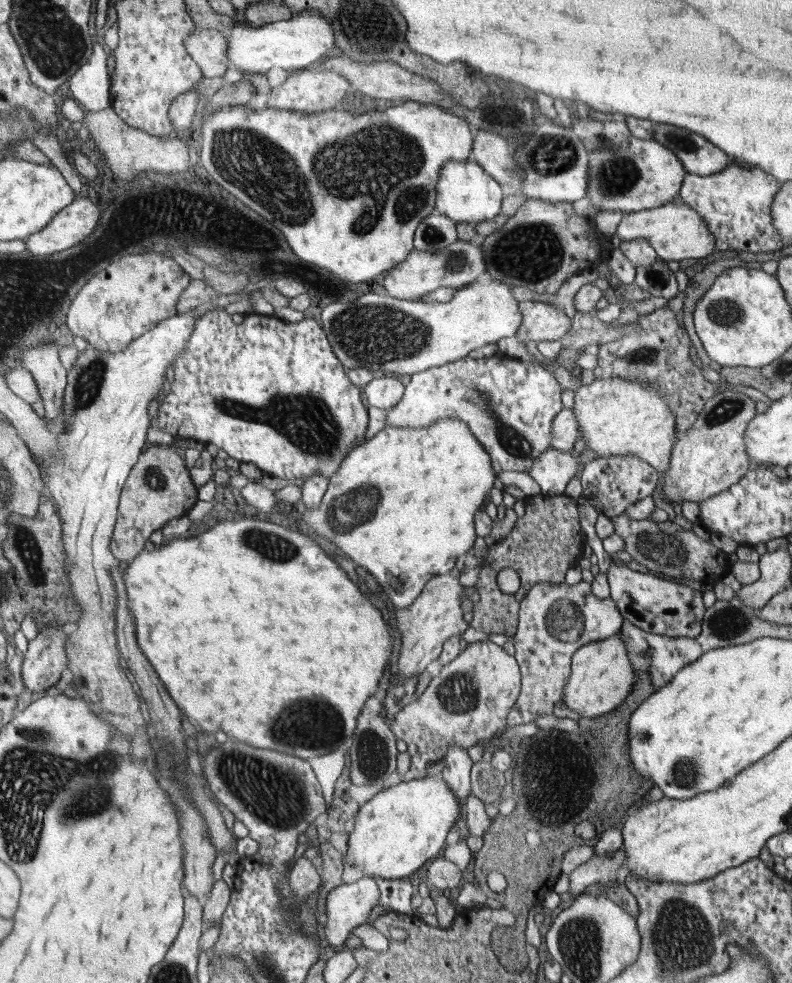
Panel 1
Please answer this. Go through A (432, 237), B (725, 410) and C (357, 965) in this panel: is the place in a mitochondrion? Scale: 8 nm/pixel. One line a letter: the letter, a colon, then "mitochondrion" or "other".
A: mitochondrion
B: mitochondrion
C: other

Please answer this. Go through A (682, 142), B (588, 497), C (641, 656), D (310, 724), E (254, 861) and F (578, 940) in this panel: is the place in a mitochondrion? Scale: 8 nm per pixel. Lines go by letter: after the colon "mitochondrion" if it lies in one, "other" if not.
A: mitochondrion
B: other
C: mitochondrion
D: mitochondrion
E: other
F: mitochondrion

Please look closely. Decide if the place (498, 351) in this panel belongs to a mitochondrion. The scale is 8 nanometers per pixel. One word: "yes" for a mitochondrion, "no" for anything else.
no

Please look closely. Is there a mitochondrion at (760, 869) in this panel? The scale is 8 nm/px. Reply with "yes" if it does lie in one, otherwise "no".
no

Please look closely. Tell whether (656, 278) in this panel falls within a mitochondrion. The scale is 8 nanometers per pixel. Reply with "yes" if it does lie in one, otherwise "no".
no

